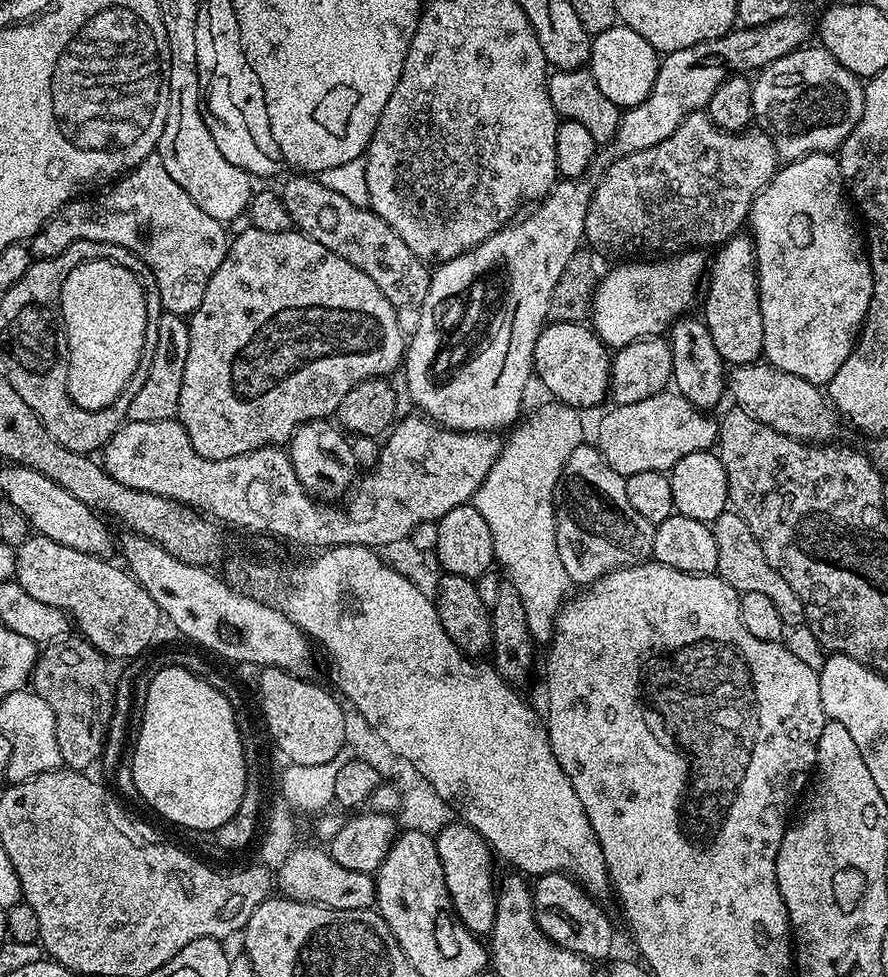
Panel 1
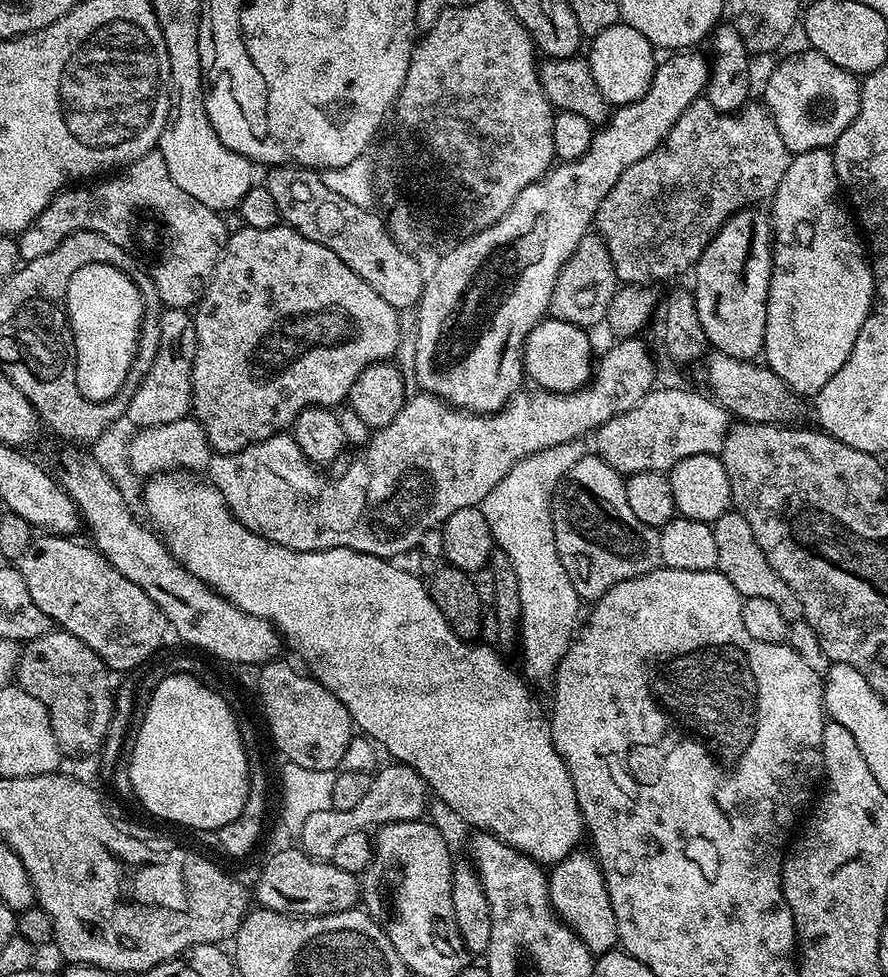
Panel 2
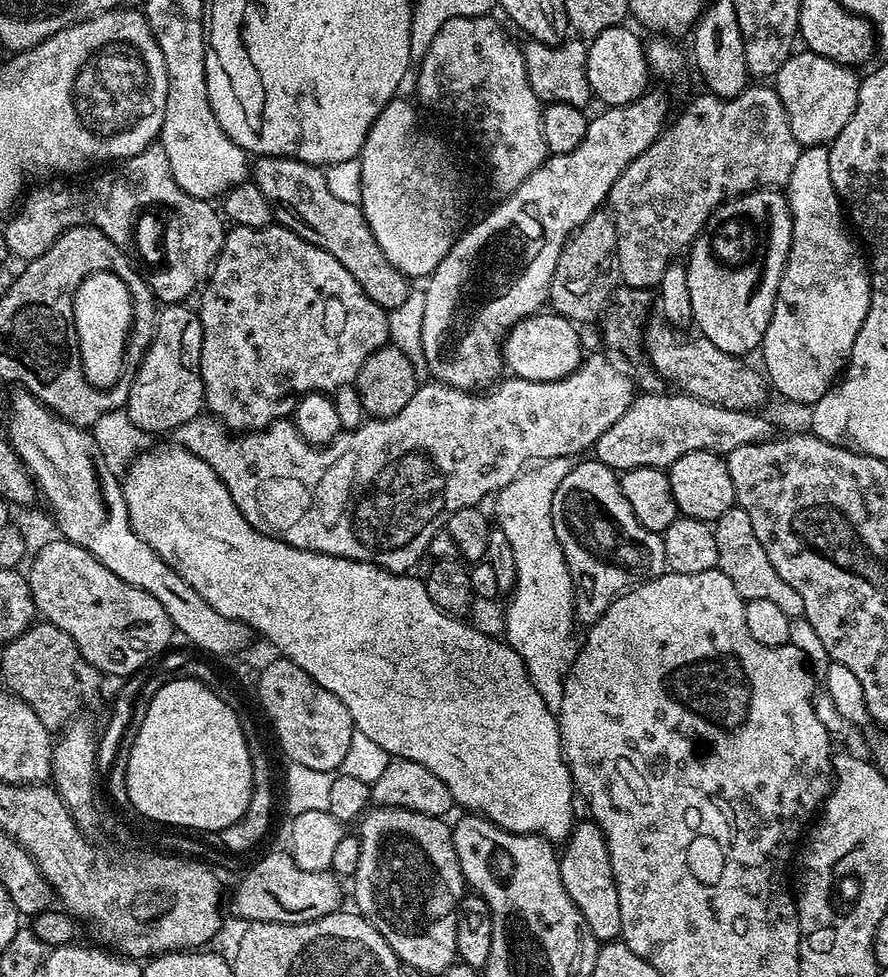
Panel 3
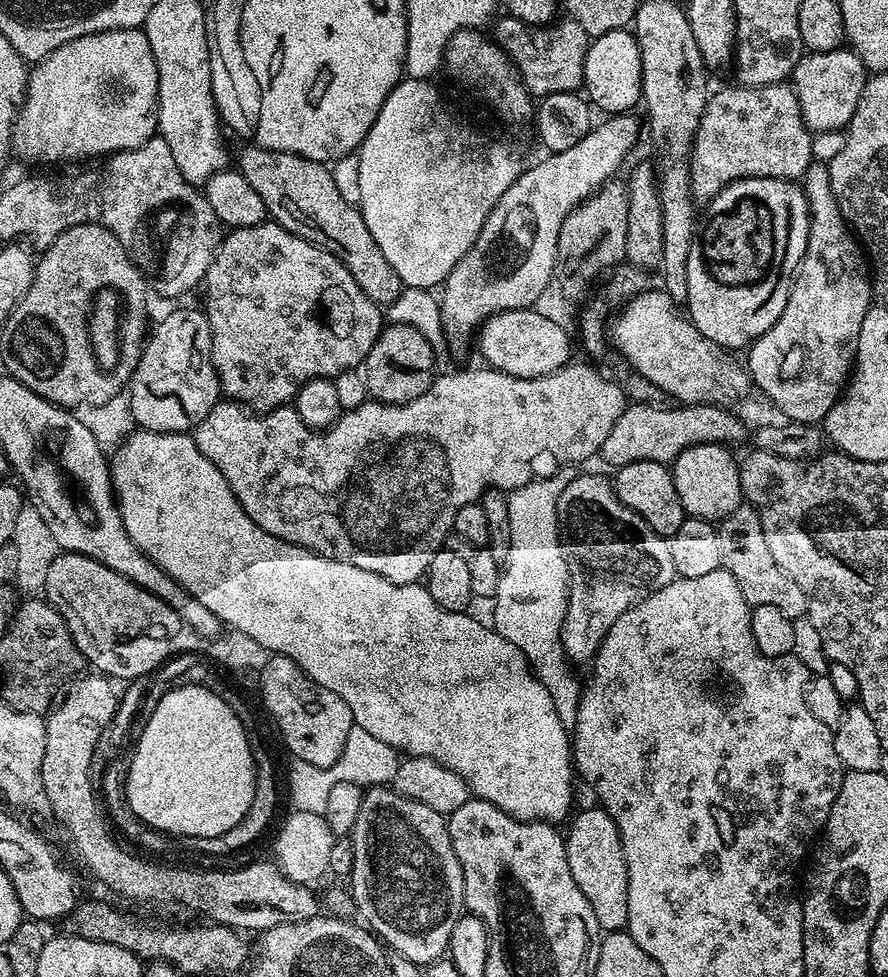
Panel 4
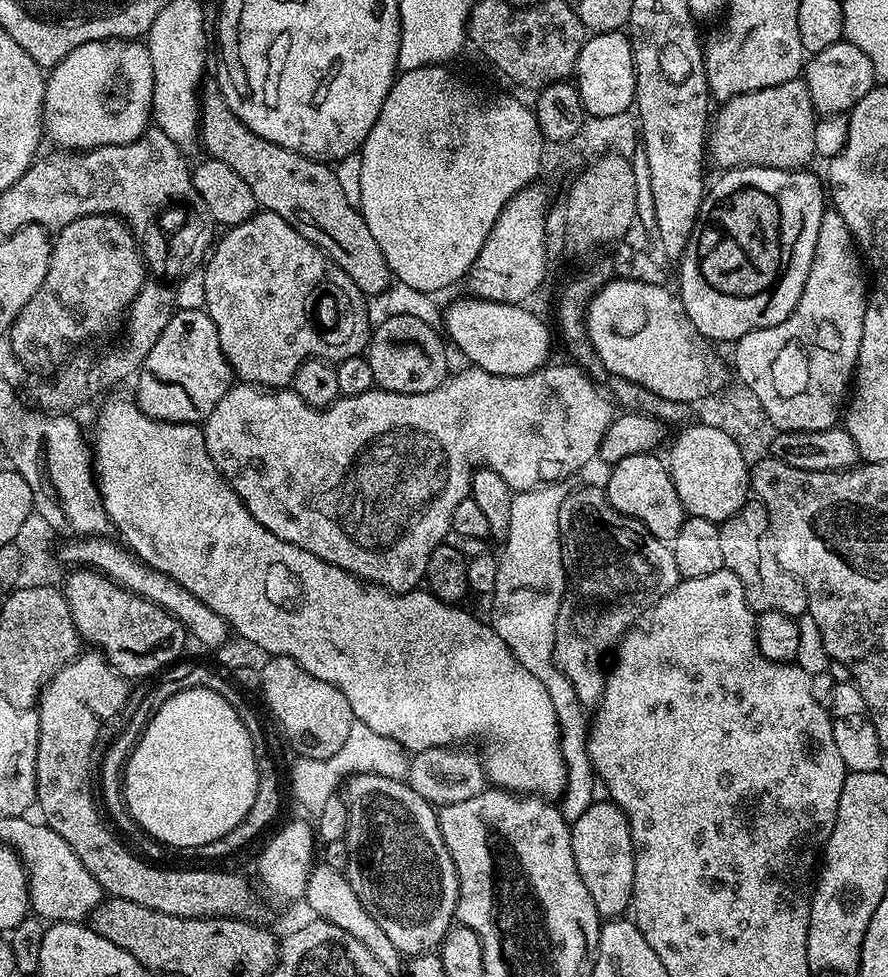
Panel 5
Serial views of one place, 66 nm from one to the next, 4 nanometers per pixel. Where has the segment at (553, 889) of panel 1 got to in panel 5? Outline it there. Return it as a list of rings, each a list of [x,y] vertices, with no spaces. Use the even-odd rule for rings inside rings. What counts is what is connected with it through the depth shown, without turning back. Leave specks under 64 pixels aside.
[[[597,799],[582,814],[582,818],[571,821],[572,845],[574,846],[574,862],[578,862],[578,874],[582,882],[586,882],[586,890],[590,890],[590,898],[594,898],[594,906],[602,918],[620,918],[629,911],[634,890],[634,866],[636,865],[636,847],[632,844],[632,830],[628,819],[617,804],[607,799]]]

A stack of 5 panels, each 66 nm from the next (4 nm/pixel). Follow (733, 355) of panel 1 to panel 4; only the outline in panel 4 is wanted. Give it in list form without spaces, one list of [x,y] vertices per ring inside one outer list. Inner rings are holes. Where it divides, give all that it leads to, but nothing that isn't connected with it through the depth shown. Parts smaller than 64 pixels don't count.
[[[747,176],[741,180],[730,182],[714,199],[707,201],[706,208],[708,208],[708,213],[705,216],[703,213],[702,227],[692,241],[690,258],[686,262],[686,290],[688,291],[686,312],[692,325],[702,334],[706,334],[706,338],[710,338],[715,344],[721,344],[723,348],[729,350],[737,350],[736,348],[744,350],[751,346],[759,336],[766,334],[766,330],[770,330],[770,326],[774,326],[774,322],[778,322],[782,310],[786,310],[786,302],[790,298],[790,290],[792,289],[792,280],[800,268],[800,258],[806,254],[806,246],[810,238],[810,218],[812,216],[808,213],[808,199],[803,187],[797,181]]]

